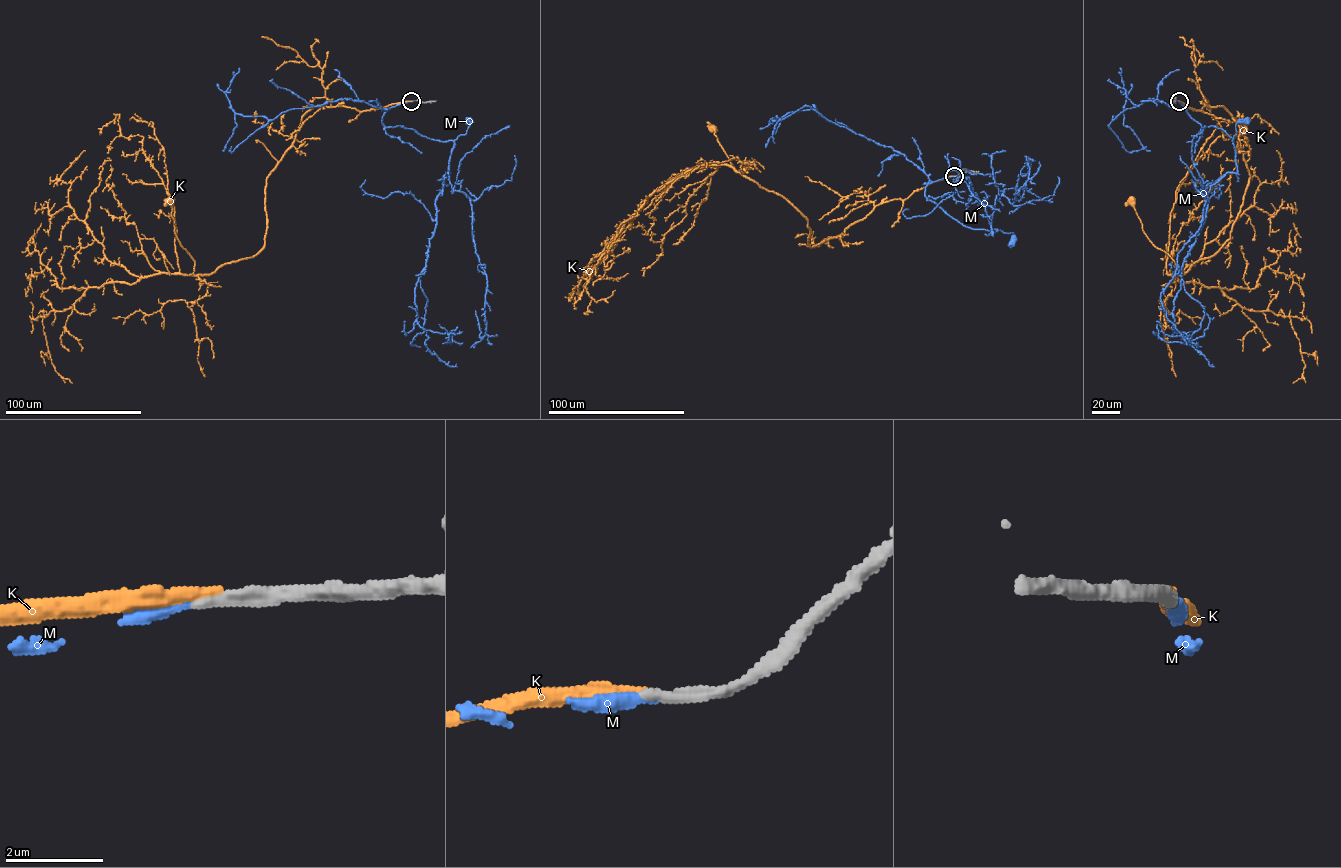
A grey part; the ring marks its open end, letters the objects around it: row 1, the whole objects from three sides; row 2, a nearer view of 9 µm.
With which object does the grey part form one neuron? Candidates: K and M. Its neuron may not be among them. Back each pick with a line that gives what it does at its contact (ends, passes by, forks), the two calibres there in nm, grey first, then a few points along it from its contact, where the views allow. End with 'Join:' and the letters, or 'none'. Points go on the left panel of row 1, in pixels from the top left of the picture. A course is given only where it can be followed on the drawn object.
M: it ends; calibres 320 and 220 nm; course (411, 101), (390, 108), (382, 123), (411, 128), (442, 141), (464, 134), (473, 122), (469, 121)
Join: M

